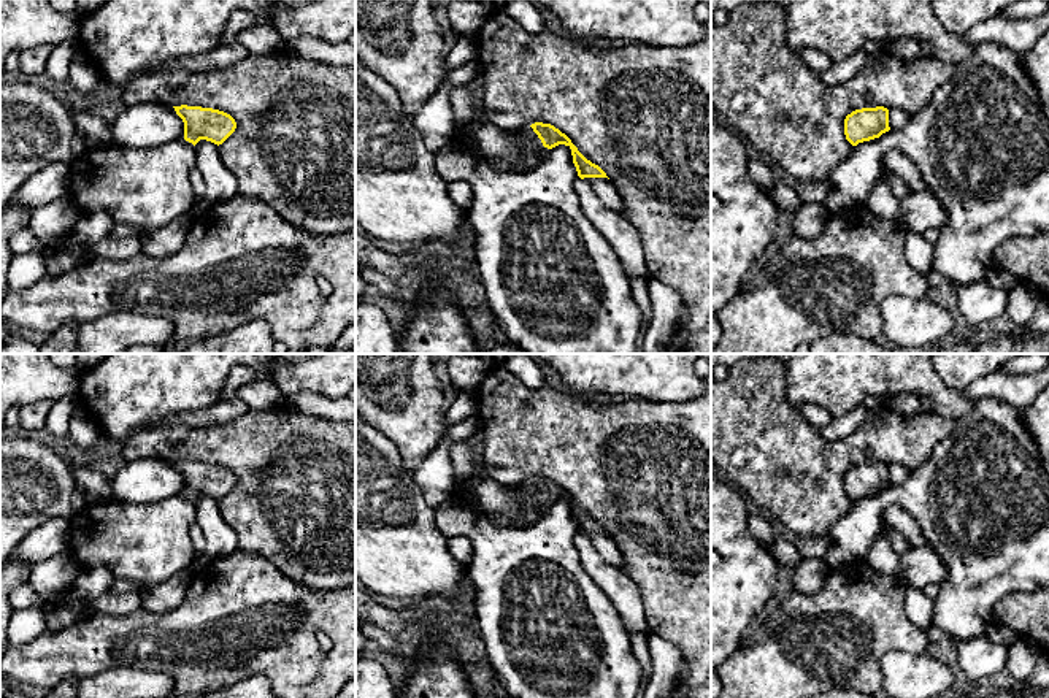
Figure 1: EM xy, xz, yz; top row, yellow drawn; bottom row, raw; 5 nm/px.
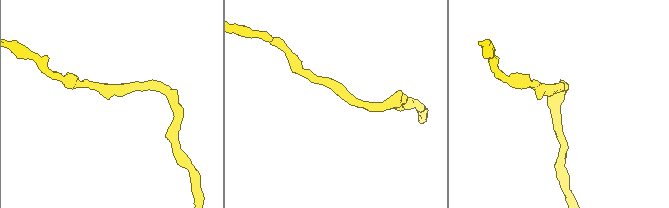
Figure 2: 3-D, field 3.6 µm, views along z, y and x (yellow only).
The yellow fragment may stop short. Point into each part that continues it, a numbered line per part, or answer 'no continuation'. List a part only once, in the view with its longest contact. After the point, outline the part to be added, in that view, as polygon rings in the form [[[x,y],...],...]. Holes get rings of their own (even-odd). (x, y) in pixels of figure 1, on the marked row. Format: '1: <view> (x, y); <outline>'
no continuation

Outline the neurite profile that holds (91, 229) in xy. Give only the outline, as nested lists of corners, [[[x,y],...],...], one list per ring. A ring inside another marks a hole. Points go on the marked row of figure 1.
[[[108,213],[83,214],[62,243],[43,249],[46,273],[60,274],[79,267],[87,259],[87,251],[110,236],[114,225]]]

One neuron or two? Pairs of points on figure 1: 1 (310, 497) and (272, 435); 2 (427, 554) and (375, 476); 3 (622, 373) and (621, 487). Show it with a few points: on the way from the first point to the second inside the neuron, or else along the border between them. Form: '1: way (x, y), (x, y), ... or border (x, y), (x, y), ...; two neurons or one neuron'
1: way (302, 481), (273, 451); one neuron
2: way (408, 535), (375, 502), (375, 495); one neuron
3: border (630, 397), (667, 405); two neurons

